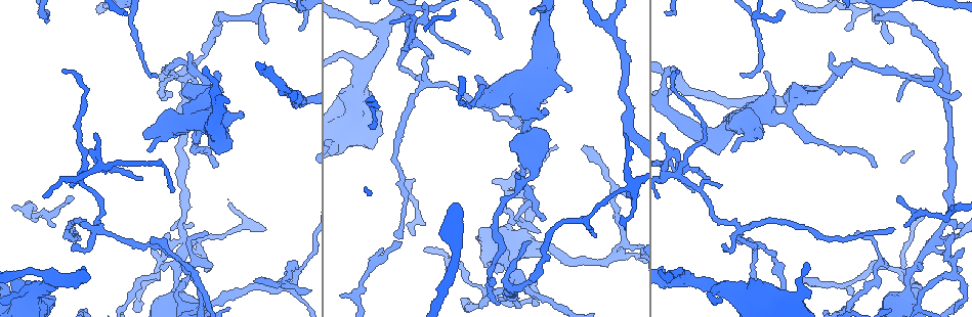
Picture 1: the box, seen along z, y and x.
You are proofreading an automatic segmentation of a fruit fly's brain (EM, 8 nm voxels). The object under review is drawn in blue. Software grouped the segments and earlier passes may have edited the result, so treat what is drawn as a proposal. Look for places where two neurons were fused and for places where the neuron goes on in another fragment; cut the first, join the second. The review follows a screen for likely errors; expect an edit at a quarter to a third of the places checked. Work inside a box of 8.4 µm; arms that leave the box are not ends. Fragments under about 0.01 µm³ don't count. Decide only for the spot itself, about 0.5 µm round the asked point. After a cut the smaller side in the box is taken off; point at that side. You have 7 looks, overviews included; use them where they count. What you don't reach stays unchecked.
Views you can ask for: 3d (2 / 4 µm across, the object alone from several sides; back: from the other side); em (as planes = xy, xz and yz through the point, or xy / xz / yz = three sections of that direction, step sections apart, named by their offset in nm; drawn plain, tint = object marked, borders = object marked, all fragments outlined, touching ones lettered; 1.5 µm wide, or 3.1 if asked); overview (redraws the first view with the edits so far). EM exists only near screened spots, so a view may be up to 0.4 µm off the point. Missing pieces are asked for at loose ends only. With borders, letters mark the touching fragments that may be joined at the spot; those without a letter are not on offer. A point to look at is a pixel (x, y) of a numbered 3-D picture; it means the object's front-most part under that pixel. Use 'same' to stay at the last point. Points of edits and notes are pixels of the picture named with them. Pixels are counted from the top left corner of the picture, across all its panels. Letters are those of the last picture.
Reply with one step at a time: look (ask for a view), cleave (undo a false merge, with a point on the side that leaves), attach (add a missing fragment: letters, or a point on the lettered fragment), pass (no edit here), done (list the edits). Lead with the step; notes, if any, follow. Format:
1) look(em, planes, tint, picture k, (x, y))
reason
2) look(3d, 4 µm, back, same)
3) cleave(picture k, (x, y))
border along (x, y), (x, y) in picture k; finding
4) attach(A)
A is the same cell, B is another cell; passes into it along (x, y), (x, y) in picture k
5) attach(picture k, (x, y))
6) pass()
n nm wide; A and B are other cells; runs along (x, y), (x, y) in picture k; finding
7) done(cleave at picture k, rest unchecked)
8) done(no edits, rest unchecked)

look(em, planes, borders, picture 1, (692, 190))
branch stops here

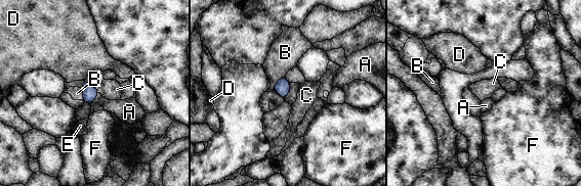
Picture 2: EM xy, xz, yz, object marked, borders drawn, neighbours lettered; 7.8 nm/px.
pass()
110 nm wide; A, B, C, D, E and F are other cells; border along (99, 93), (88, 103) in picture 2; none of them fits

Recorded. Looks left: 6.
look(em, planes, borders, picture 1, (184, 239))
four-way junction

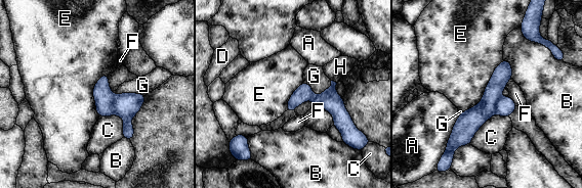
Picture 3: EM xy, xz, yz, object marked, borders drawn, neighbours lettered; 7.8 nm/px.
cleave(picture 3, (104, 97))
130 nm wide; A, B, C, D, E, F, G and H are other cells; the part that leaves runs along (505, 62), (487, 106), (450, 143) in picture 3; two neurons meet here

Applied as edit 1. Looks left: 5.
done(cleave at picture 3, rest unchecked)

